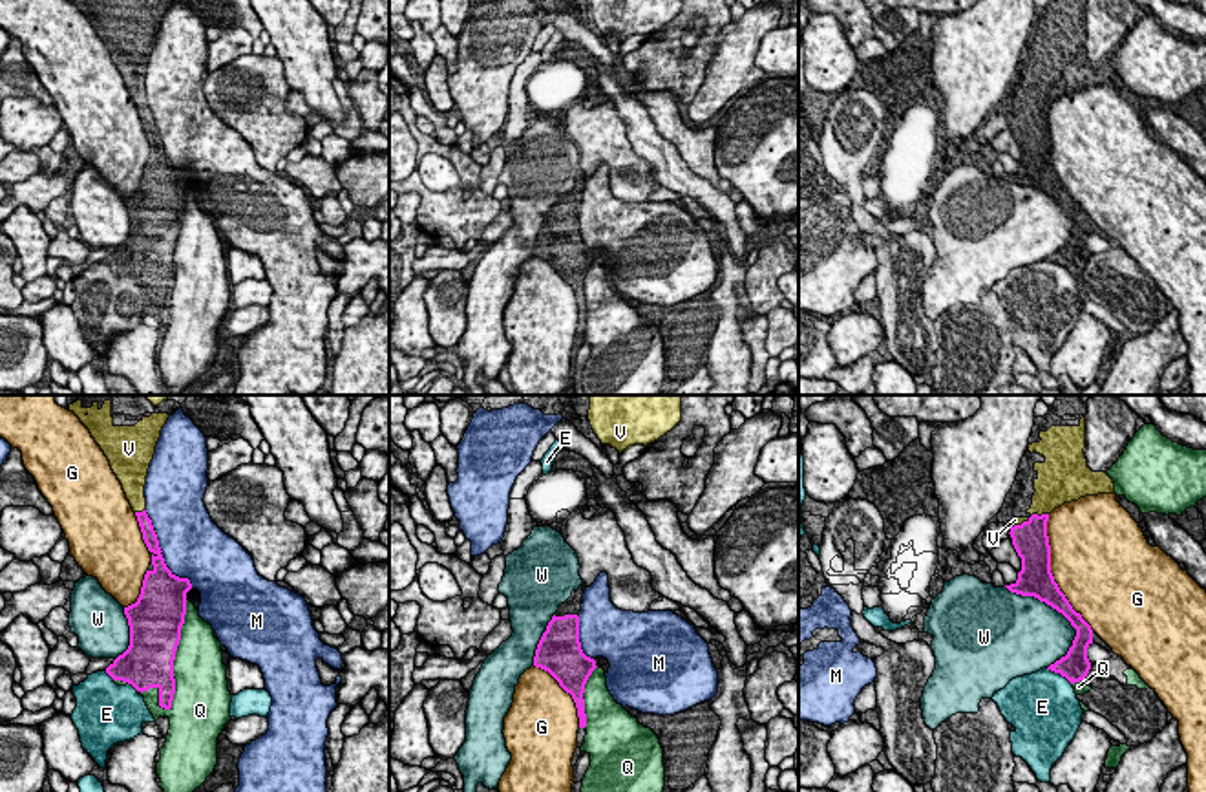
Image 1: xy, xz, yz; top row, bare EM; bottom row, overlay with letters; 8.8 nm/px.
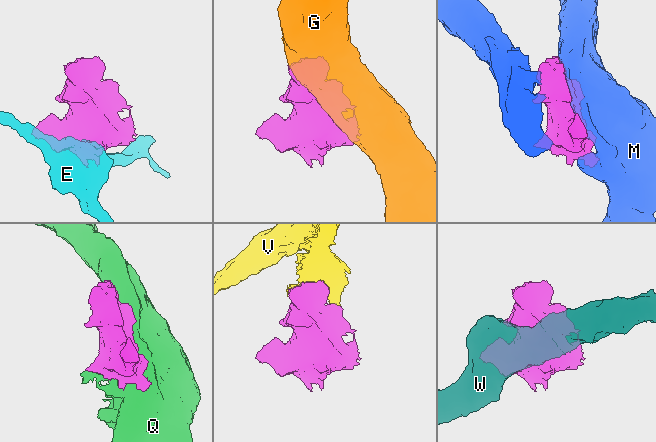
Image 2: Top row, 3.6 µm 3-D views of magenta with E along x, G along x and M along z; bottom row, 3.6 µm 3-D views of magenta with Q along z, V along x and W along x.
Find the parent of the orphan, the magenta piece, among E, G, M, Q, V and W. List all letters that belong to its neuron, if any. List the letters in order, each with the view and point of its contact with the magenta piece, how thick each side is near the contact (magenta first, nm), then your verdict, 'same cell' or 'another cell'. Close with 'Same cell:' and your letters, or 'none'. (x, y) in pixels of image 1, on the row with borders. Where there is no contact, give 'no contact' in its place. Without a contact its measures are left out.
E: contact yz (1058, 672); calibres 260 and 460 nm; another cell
G: contact yz (1051, 573); calibres 300 and 480 nm; another cell
M: contact xz (578, 639); calibres 400 and 460 nm; another cell
Q: contact xy (174, 657); calibres 440 and 440 nm; another cell
V: contact xy (139, 513); calibres 130 and 190 nm; same cell
W: contact yz (1055, 608); calibres 260 and 480 nm; another cell
Same cell: V

